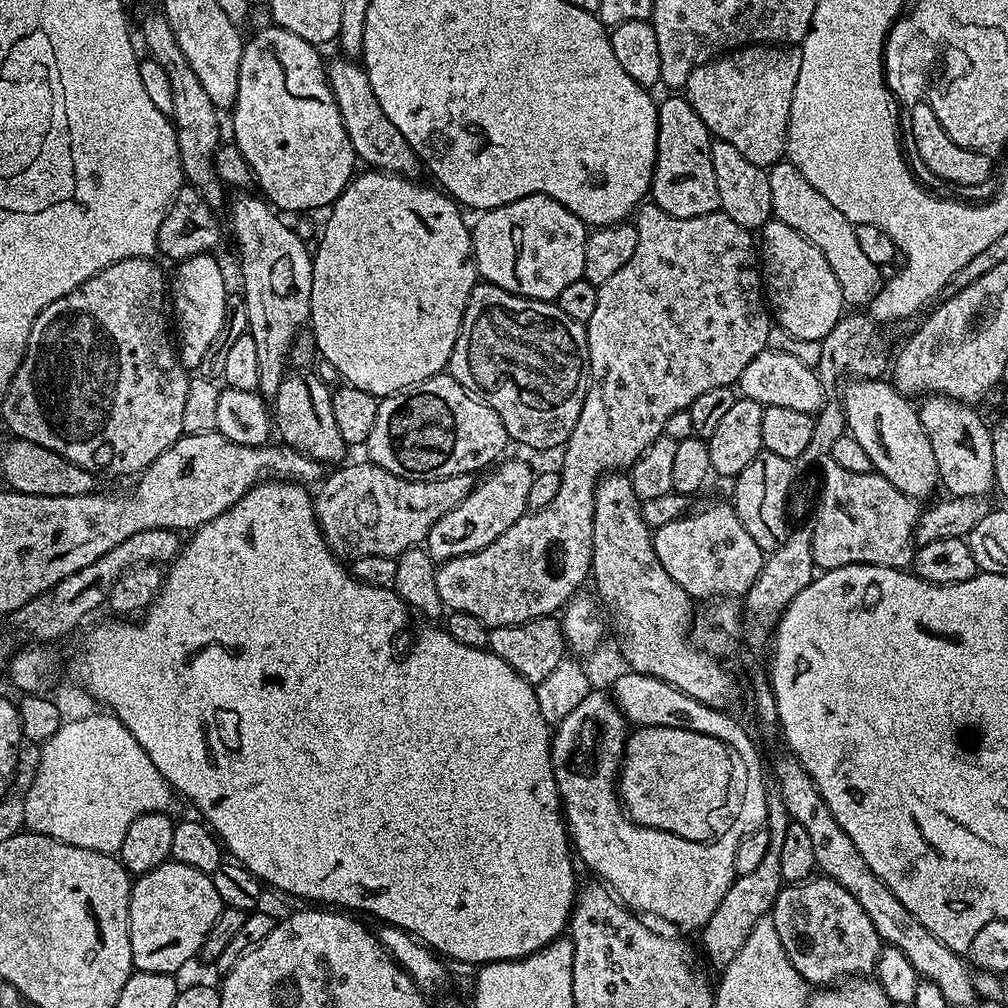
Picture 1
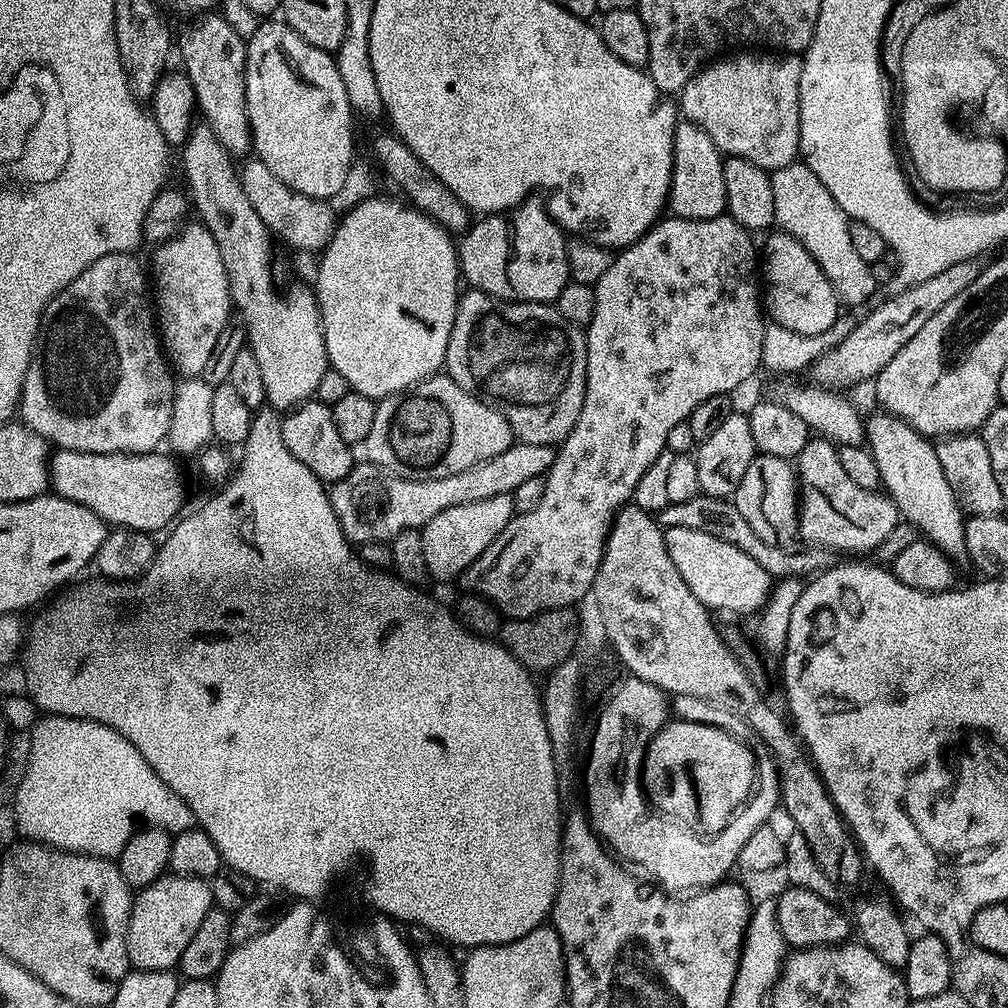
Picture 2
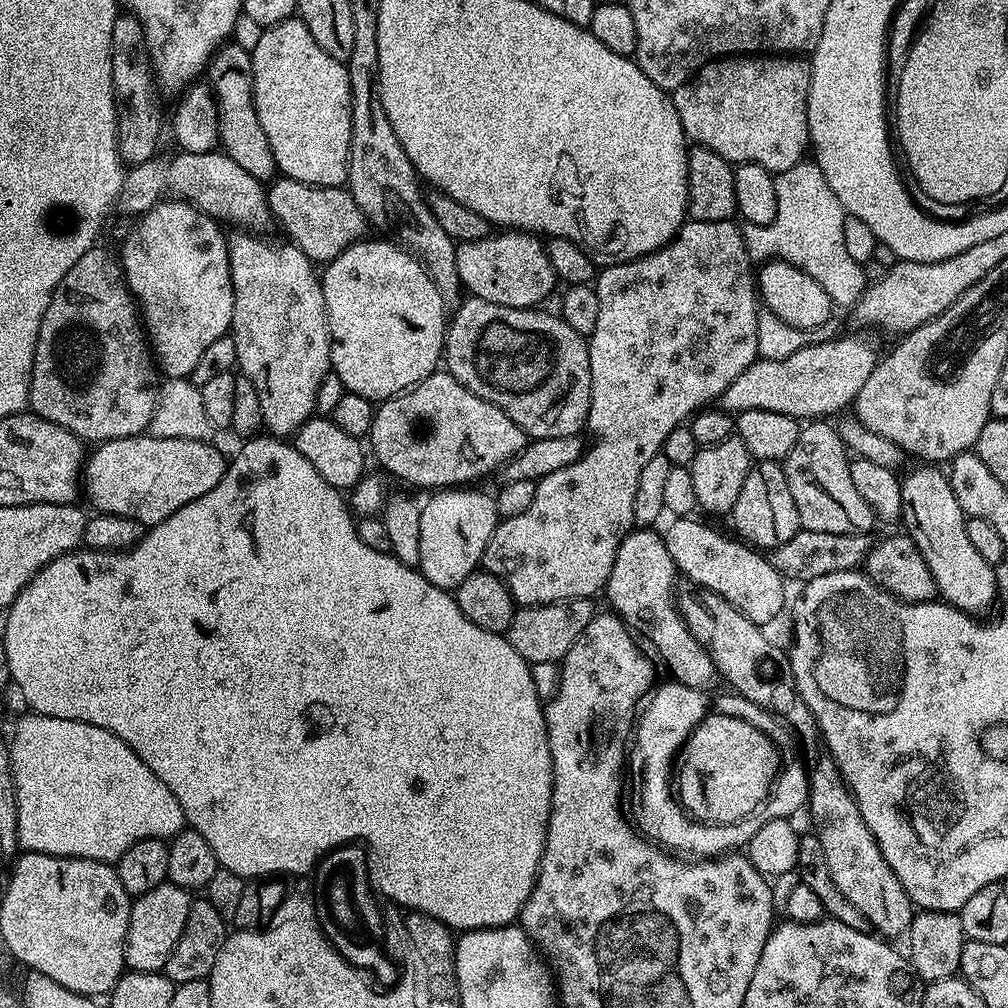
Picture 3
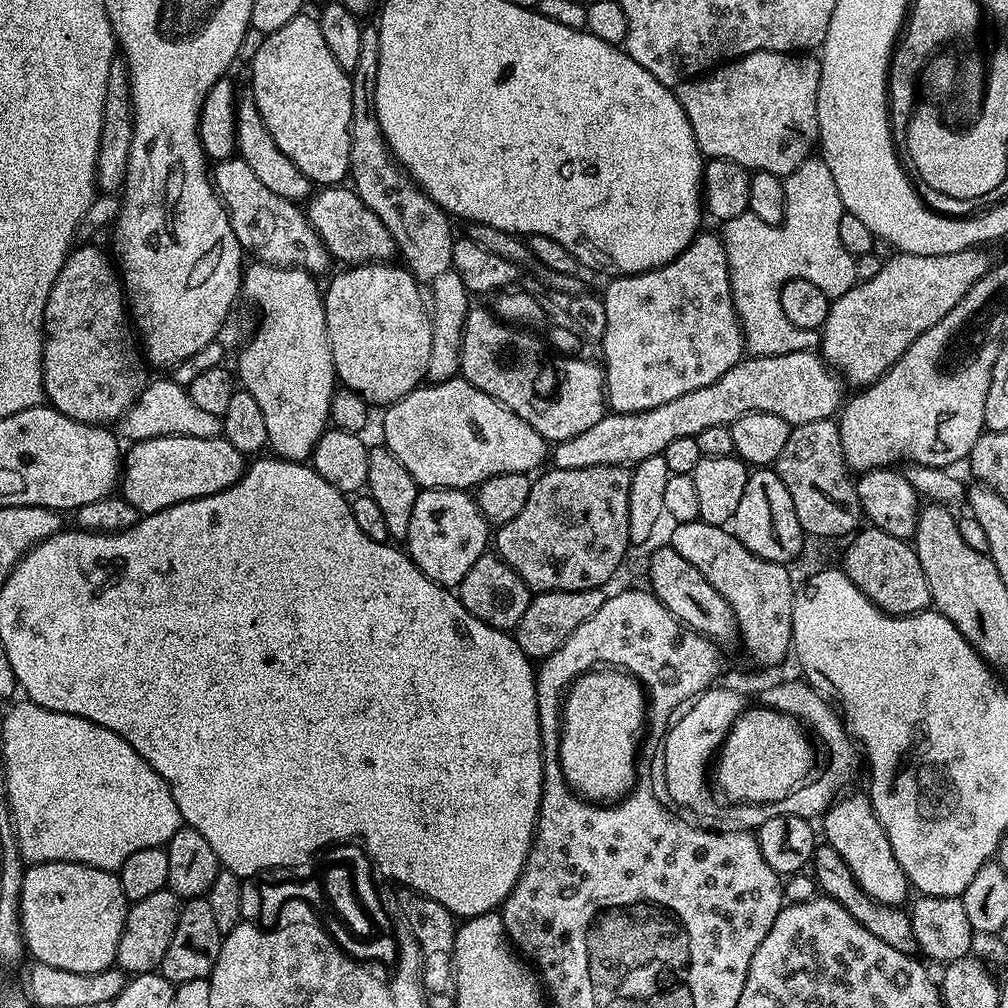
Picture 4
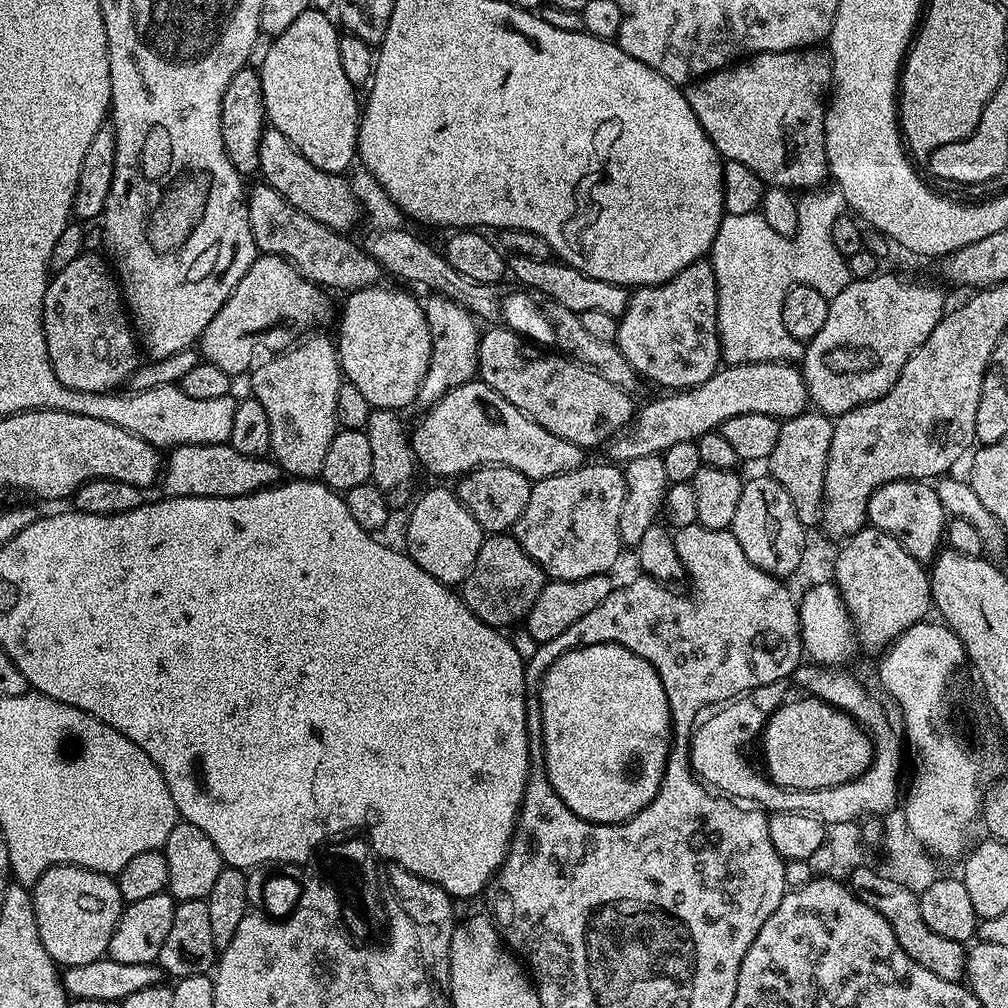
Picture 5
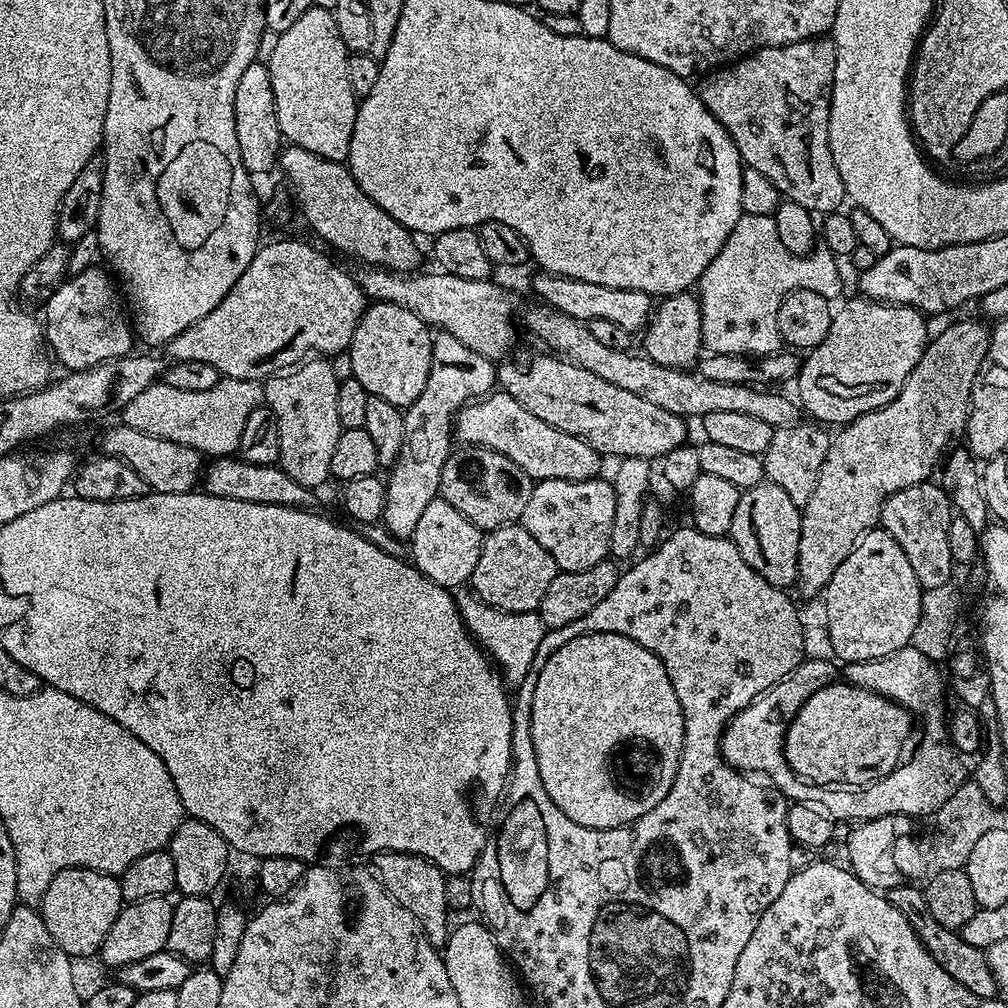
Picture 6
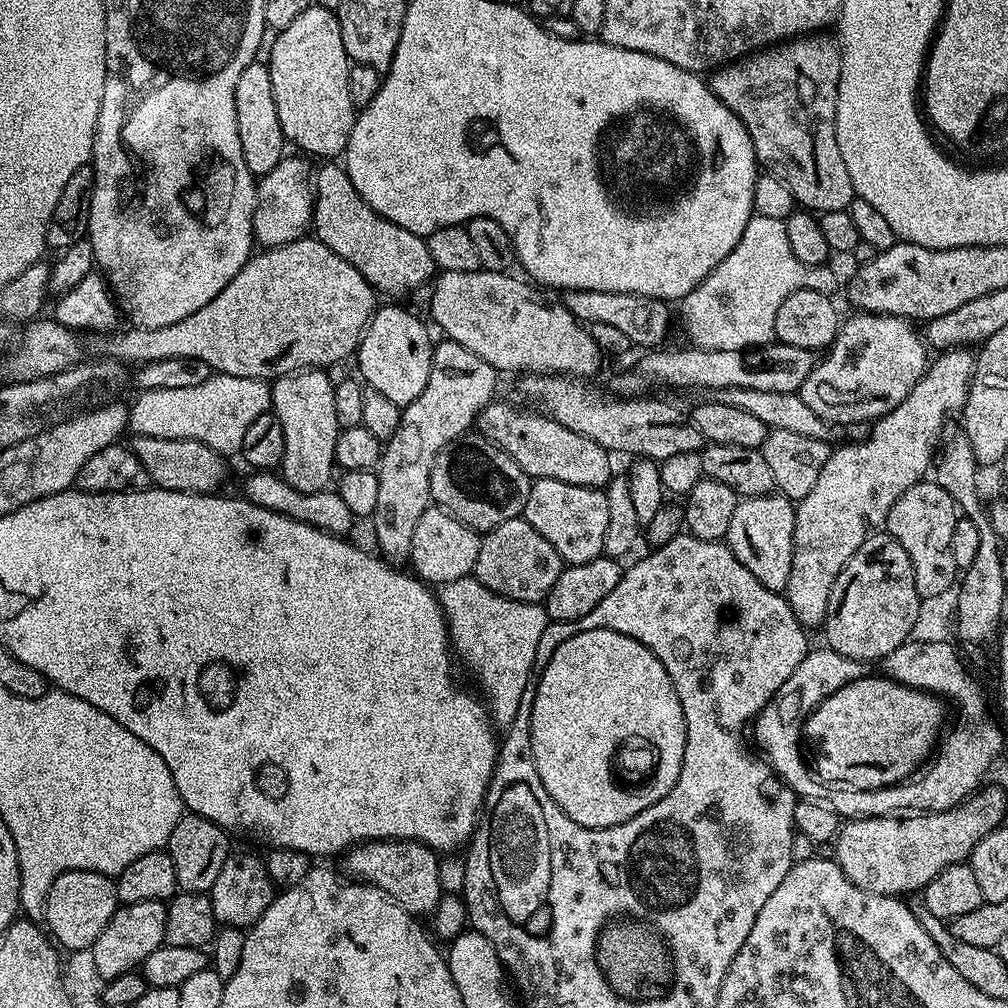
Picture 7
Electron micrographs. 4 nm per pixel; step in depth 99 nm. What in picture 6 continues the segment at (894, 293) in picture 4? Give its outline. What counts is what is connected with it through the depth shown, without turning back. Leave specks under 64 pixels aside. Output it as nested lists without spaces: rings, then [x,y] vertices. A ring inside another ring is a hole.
[[[871,298],[848,300],[841,308],[837,307],[832,314],[830,330],[826,330],[826,338],[816,348],[807,353],[808,356],[798,368],[798,375],[794,384],[800,391],[798,404],[801,409],[809,412],[813,421],[821,425],[836,424],[843,426],[858,419],[862,414],[878,410],[894,398],[906,386],[906,378],[918,366],[930,339],[928,334],[928,320],[919,308],[911,308],[907,304],[893,304],[881,302]]]

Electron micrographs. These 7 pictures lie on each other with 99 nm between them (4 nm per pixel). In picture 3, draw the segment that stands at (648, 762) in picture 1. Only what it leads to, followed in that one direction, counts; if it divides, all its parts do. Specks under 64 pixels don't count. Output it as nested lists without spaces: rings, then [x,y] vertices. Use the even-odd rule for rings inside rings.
[[[713,711],[697,725],[681,748],[678,757],[678,775],[674,784],[678,789],[678,799],[685,812],[697,822],[706,824],[730,824],[749,816],[768,799],[768,793],[776,782],[776,773],[782,767],[782,759],[772,745],[769,733],[763,728],[755,728],[742,718],[730,718],[726,714]]]

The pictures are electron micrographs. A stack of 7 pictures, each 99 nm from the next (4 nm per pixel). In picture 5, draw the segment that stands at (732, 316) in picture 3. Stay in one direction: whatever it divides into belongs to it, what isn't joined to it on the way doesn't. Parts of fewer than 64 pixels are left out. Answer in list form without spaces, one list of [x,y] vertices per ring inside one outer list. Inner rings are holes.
[[[707,259],[695,260],[686,270],[682,270],[673,280],[665,284],[640,286],[629,295],[624,315],[619,317],[614,344],[620,349],[627,362],[635,370],[637,377],[661,384],[664,390],[695,388],[706,382],[718,371],[722,364],[720,335],[716,329],[716,303],[718,290],[711,263]],[[585,463],[584,467],[533,483],[530,502],[518,518],[516,540],[538,562],[549,581],[608,574],[622,553],[618,518],[626,498],[624,473],[615,463]]]

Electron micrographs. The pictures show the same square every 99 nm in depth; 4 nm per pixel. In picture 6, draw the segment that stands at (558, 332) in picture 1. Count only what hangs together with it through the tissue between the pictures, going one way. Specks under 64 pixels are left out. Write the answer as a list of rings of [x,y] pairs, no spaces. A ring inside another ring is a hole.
[[[524,352],[509,360],[501,359],[501,364],[495,365],[496,384],[510,394],[522,410],[530,410],[534,418],[542,418],[542,422],[550,422],[550,426],[582,438],[604,458],[642,456],[652,462],[685,443],[685,421],[681,417],[643,401],[637,394],[614,386],[613,382],[598,378],[597,374],[590,374],[580,364],[556,354],[544,355],[548,356]]]

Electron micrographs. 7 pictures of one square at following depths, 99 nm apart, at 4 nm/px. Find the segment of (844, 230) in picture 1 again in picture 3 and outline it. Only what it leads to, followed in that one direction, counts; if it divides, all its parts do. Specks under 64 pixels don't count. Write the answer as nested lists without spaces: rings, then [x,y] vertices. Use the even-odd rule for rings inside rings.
[[[805,158],[790,166],[790,170],[775,173],[775,177],[778,214],[774,222],[766,226],[744,224],[742,228],[749,258],[754,262],[778,259],[798,266],[810,274],[810,278],[814,278],[822,290],[826,290],[833,305],[855,306],[866,287],[864,265],[854,262],[846,250],[842,235],[842,222],[846,213],[834,190],[830,190],[826,174],[822,174],[820,167],[811,159]]]

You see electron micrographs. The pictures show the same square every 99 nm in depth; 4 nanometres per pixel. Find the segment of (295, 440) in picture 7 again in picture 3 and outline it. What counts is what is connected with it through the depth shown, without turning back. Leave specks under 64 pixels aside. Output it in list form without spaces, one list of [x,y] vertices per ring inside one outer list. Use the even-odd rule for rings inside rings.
[[[232,230],[227,233],[228,261],[230,262],[230,278],[232,279],[232,297],[234,298],[234,310],[232,311],[232,326],[230,335],[234,338],[234,350],[236,351],[236,363],[239,371],[250,382],[254,382],[254,390],[258,390],[258,402],[262,406],[262,418],[265,429],[277,438],[291,437],[306,421],[312,419],[316,408],[316,395],[324,384],[324,379],[330,376],[332,366],[332,341],[328,334],[328,319],[326,318],[326,302],[324,301],[324,286],[318,272],[315,272],[313,260],[292,242],[286,244],[271,244],[260,234],[253,234],[248,230]]]

